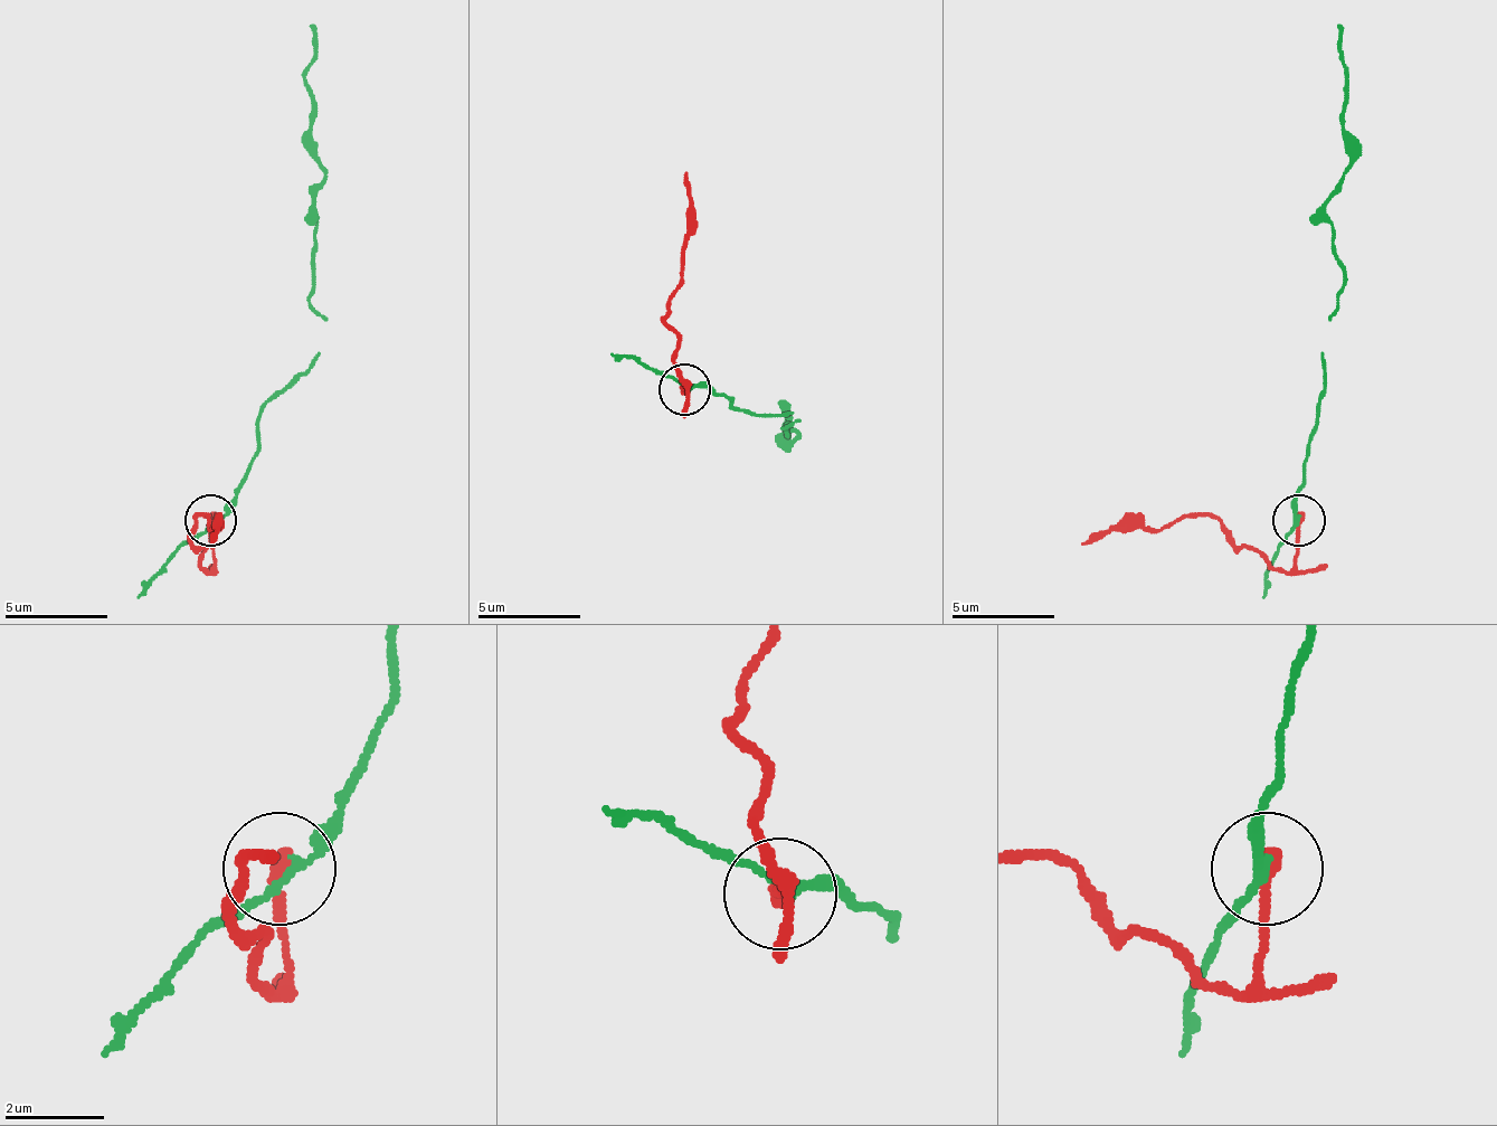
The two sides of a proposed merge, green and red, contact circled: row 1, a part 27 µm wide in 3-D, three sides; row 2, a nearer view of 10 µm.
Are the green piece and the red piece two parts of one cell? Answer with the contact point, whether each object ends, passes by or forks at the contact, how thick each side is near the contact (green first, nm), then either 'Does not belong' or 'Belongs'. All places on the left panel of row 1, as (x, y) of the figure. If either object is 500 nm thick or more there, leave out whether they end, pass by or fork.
Place: (210, 520). At the ring green passes by. At the ring red ends. Thickness 200 nm (green) against 360 nm. Does not belong

